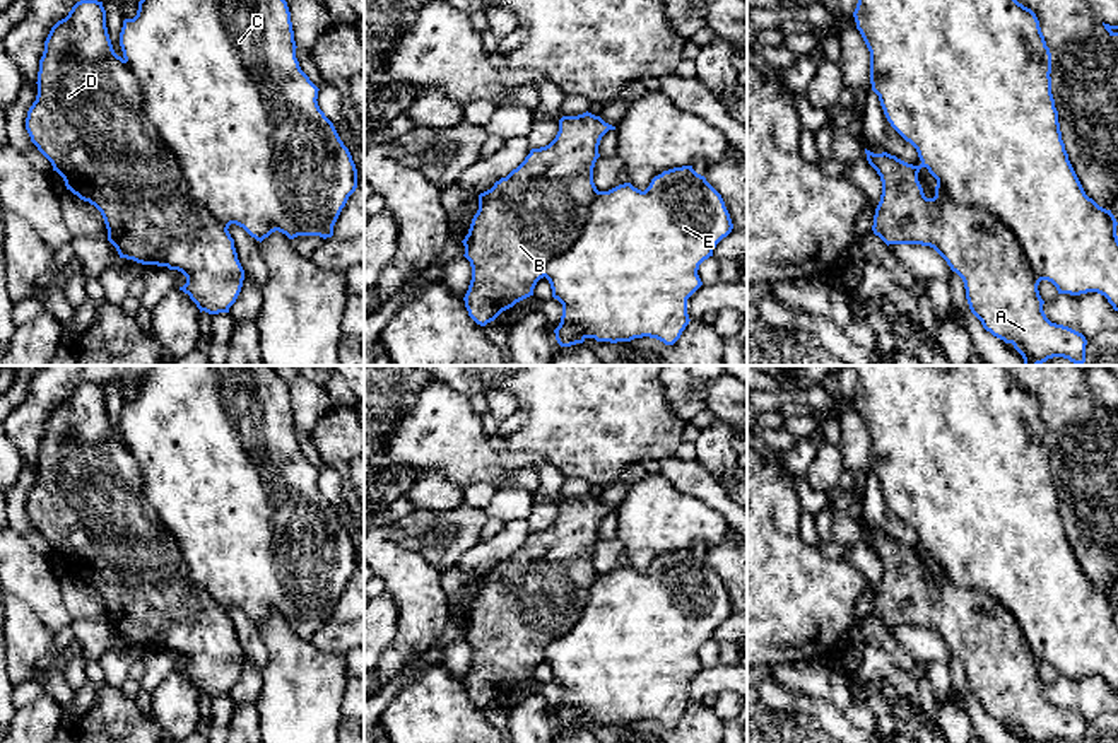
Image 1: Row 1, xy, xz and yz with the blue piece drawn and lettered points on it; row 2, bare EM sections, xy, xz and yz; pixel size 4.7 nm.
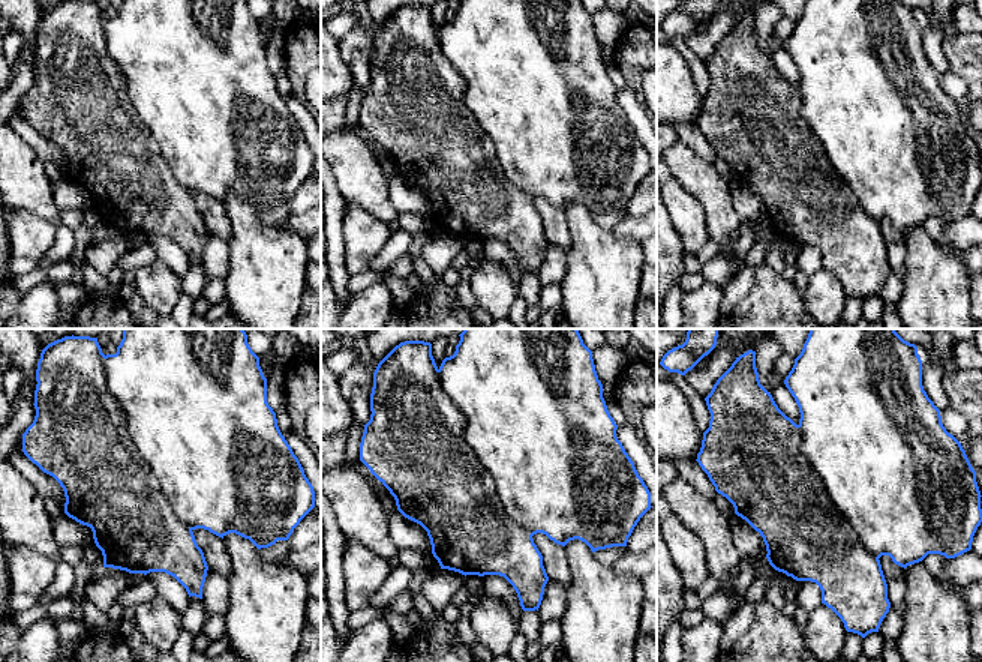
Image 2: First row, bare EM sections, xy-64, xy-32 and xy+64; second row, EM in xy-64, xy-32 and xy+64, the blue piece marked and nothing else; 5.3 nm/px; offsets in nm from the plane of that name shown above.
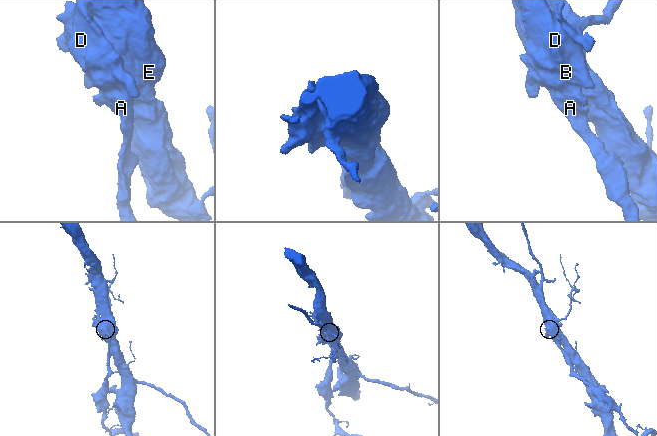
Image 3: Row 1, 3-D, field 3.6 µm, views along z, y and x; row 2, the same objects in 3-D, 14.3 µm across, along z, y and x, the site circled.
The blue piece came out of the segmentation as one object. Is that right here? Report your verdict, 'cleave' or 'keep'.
cleave

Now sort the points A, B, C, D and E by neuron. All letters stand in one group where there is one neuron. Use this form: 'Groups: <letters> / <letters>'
Groups: A B D / C E

